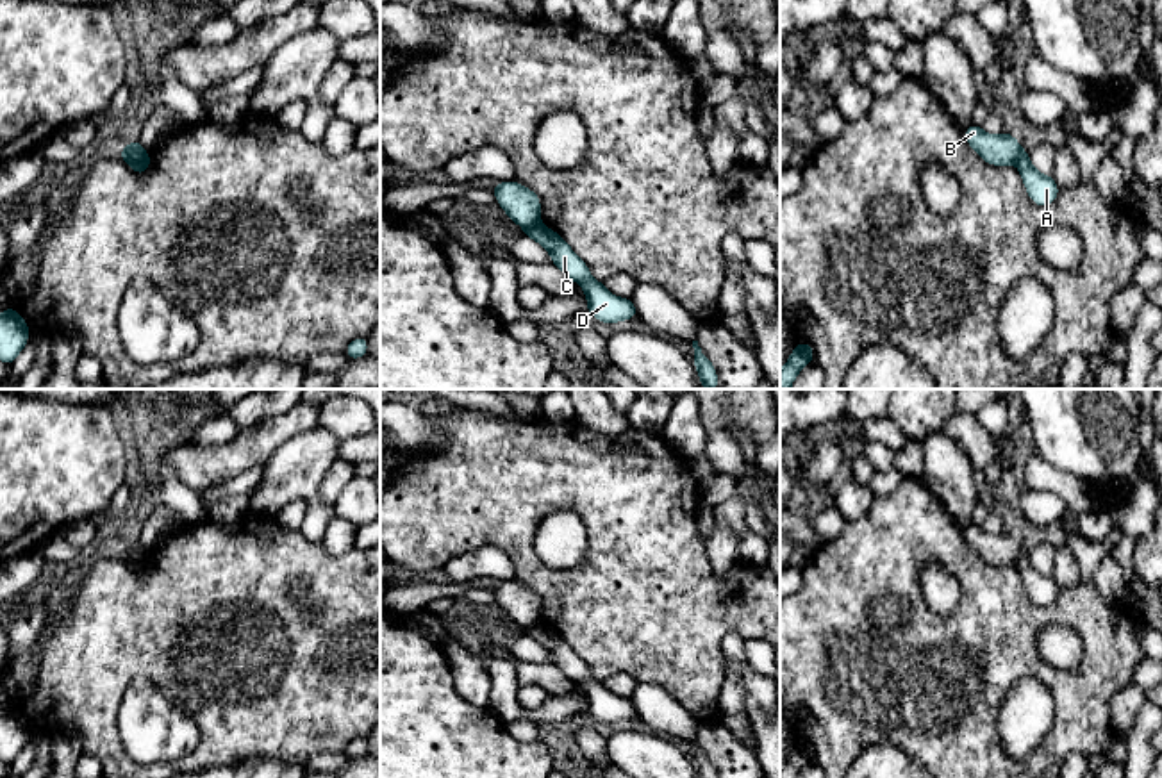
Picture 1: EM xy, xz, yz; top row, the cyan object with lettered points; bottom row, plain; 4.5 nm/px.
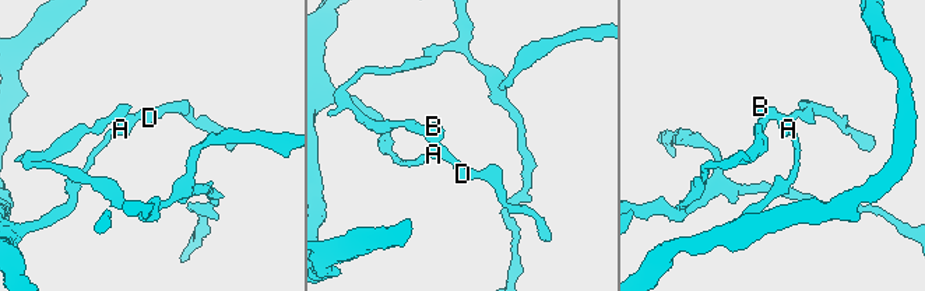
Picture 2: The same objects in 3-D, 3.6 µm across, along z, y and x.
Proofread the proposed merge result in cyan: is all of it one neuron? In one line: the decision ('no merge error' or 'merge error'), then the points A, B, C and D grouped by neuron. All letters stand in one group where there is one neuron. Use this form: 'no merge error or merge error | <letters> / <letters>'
merge error | A C D / B

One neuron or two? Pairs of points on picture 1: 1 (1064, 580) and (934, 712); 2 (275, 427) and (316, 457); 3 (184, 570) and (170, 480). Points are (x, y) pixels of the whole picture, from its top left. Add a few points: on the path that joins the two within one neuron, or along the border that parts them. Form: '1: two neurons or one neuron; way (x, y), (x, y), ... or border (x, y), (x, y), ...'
1: two neurons; border (1080, 579), (1073, 586), (1061, 589)
2: two neurons; border (320, 425), (291, 436), (265, 461)
3: two neurons; border (200, 518), (182, 527)

